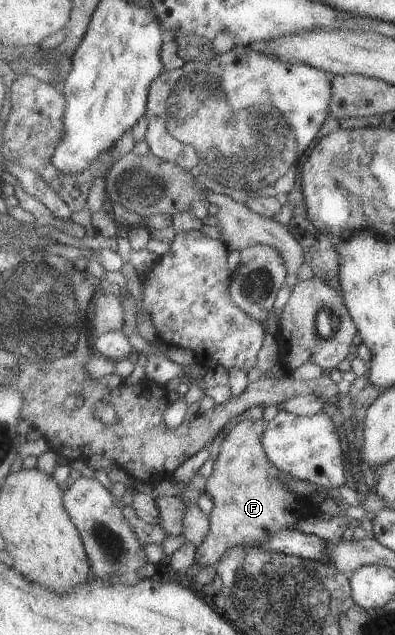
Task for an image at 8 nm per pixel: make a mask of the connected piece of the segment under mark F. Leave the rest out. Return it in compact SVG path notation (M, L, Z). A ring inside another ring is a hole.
M262 418L253 421L245 419L239 422L221 443L219 455L213 466L212 474L207 478L206 491L215 502L215 507L210 514L210 532L196 553L196 563L201 566L218 565L219 561L231 548L235 546L260 546L269 541L277 531L290 529L295 531L297 520L306 519L311 511L310 499L306 496L289 491L288 482L292 477L275 467L271 459L267 457L263 447L263 435L267 431L268 422Z

